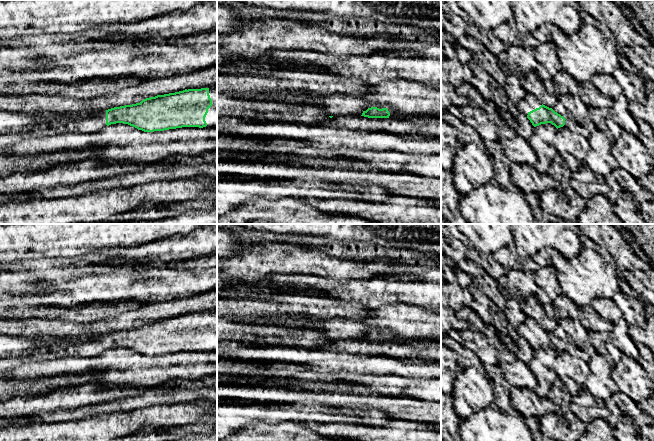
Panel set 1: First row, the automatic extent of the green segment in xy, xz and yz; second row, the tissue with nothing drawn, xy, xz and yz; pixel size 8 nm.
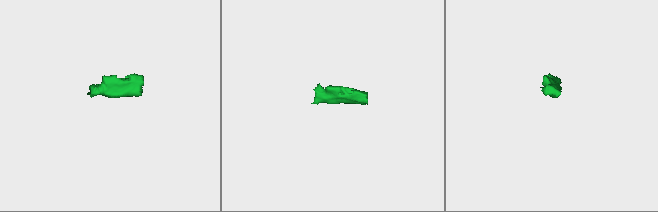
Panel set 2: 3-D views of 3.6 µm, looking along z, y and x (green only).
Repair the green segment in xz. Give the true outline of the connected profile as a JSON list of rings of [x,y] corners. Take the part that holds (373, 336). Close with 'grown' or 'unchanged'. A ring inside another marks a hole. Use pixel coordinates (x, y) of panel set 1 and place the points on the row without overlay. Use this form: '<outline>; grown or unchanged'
[[[371,331],[363,335],[361,340],[368,342],[389,342],[390,337],[387,332],[379,333],[377,331]]]; unchanged

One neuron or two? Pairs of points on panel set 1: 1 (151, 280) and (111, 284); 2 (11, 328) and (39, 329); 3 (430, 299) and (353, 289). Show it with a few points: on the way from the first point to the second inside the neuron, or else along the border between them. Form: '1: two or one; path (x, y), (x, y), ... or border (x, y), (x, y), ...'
1: one; path (141, 282), (121, 282)
2: one; path (18, 328), (32, 328)
3: one; path (411, 293), (372, 291)

